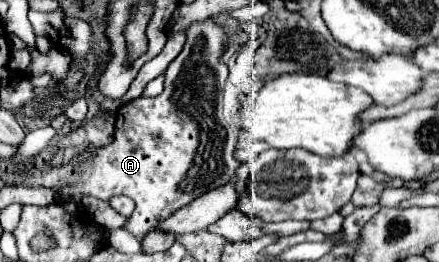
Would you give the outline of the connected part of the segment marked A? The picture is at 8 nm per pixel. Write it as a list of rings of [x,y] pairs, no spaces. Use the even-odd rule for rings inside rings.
[[[211,20],[191,24],[187,28],[187,42],[181,54],[167,68],[163,94],[155,98],[141,96],[137,100],[123,104],[115,116],[113,142],[103,146],[97,152],[95,162],[89,160],[83,166],[79,166],[75,164],[77,158],[73,158],[69,164],[63,164],[51,170],[39,170],[39,168],[21,170],[19,176],[21,176],[23,186],[51,188],[59,200],[69,200],[69,198],[79,200],[81,198],[79,194],[91,194],[101,200],[109,200],[121,194],[129,196],[135,200],[137,208],[127,222],[127,230],[133,232],[141,240],[147,232],[151,232],[159,224],[159,220],[171,216],[175,210],[189,204],[199,194],[205,194],[207,190],[215,190],[231,182],[239,162],[233,156],[235,144],[237,144],[237,132],[233,130],[231,124],[225,122],[225,116],[223,116],[223,86],[229,74],[227,64],[221,60],[225,52],[225,42],[227,42],[227,36],[219,24]]]

